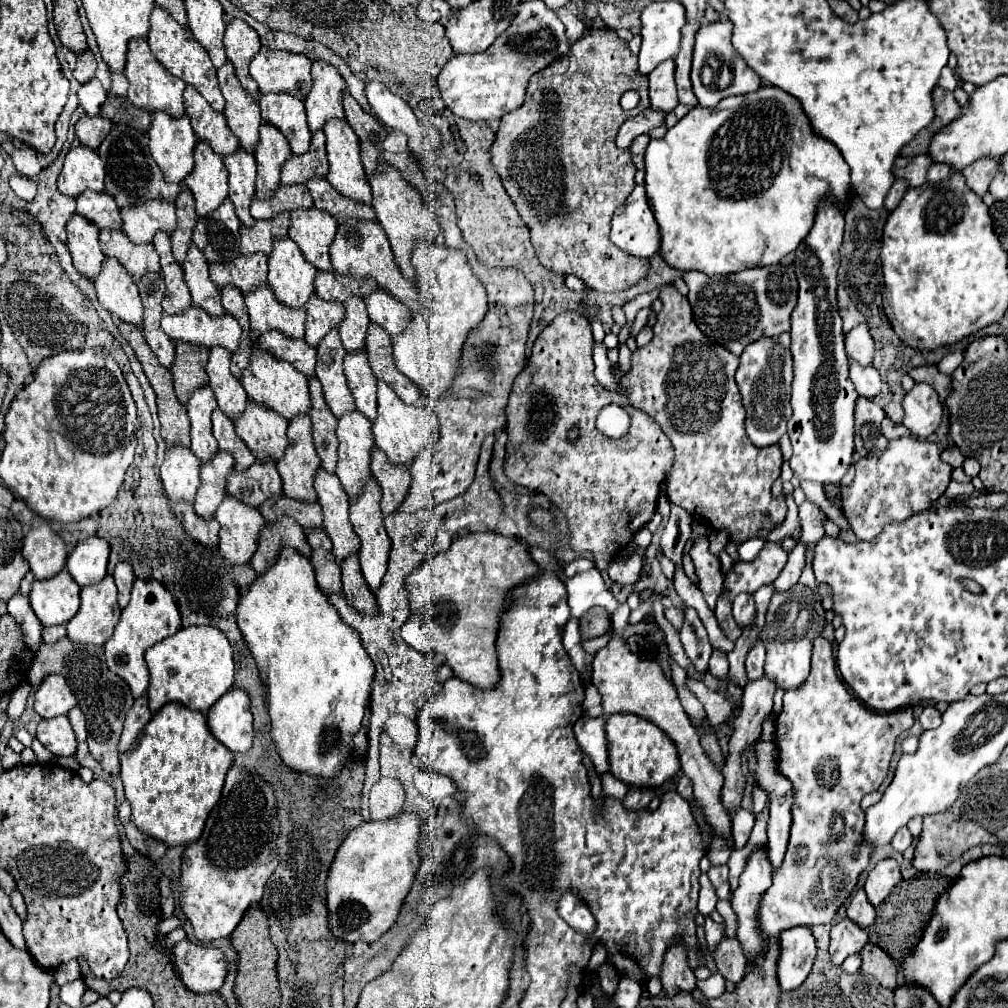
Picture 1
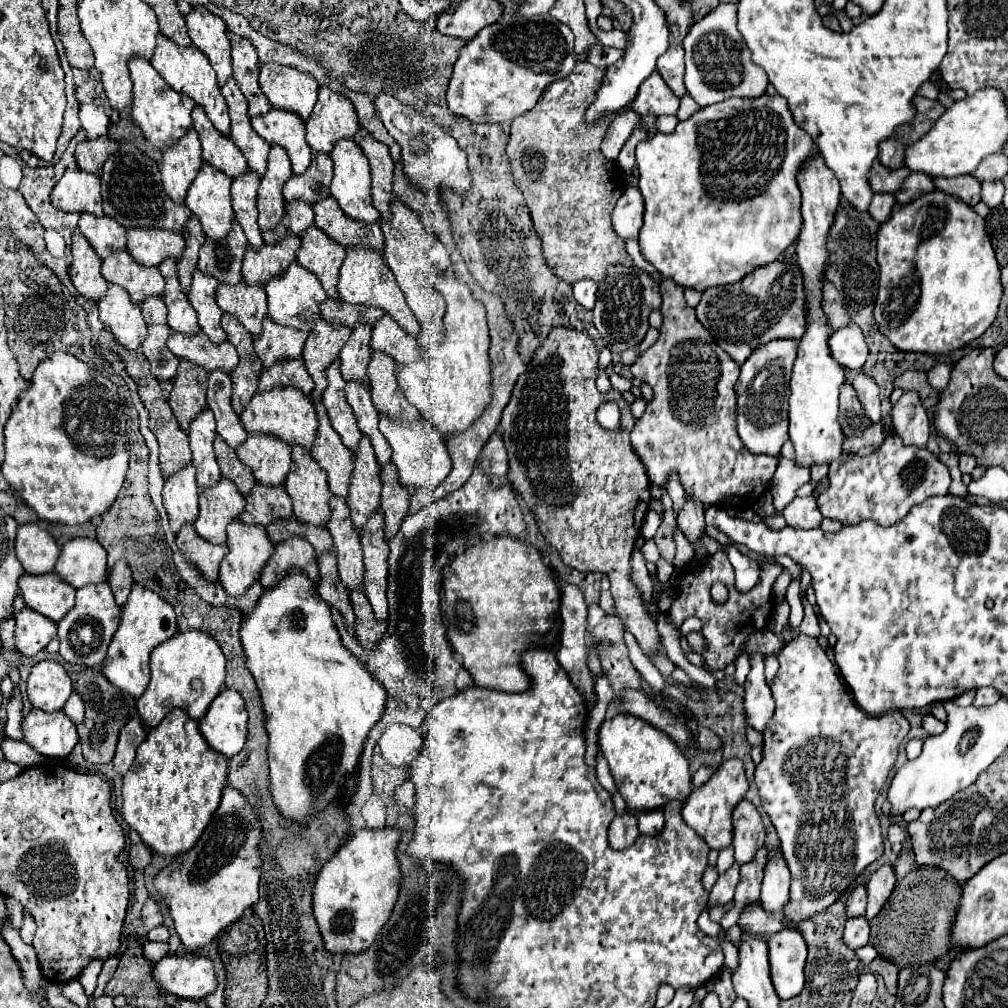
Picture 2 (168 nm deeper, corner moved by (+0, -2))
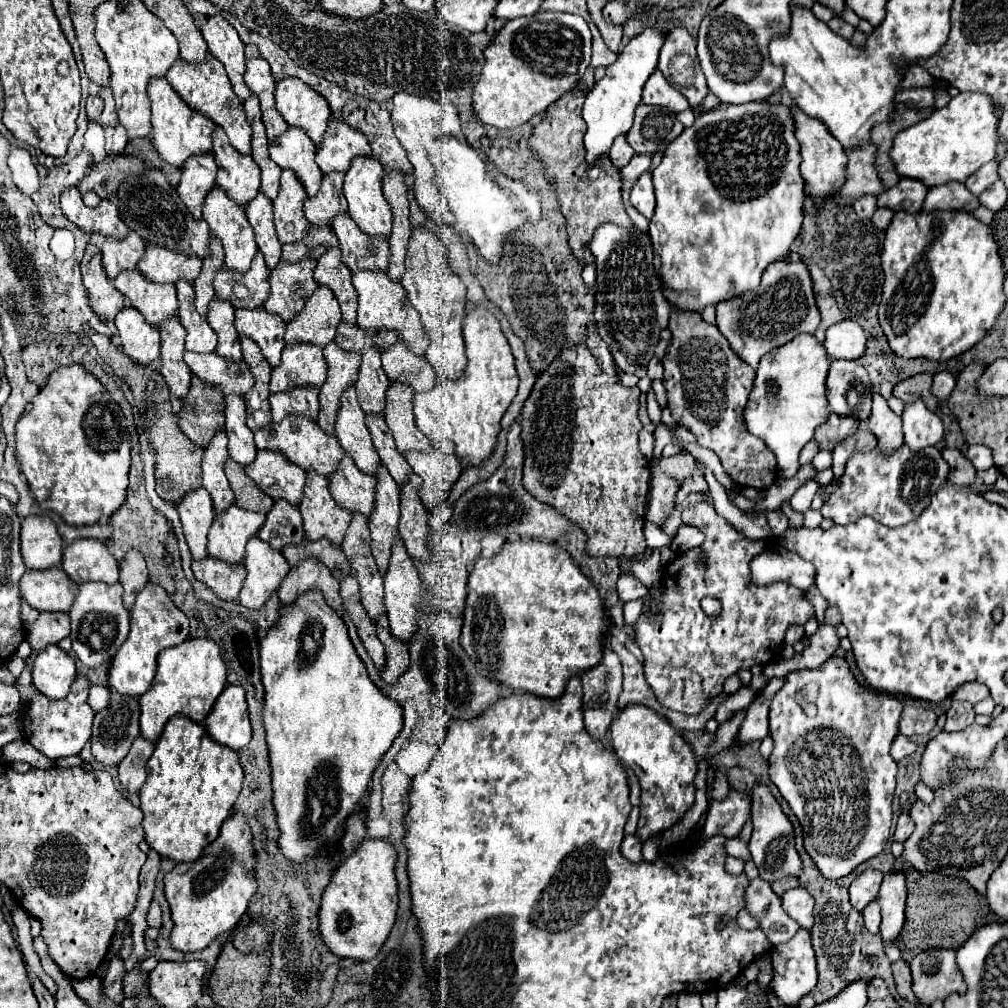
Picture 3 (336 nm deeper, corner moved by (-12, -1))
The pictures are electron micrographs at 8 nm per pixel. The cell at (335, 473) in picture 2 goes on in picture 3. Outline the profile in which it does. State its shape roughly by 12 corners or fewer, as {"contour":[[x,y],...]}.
{"contour":[[345,456],[329,492],[341,508],[371,516],[375,478]]}

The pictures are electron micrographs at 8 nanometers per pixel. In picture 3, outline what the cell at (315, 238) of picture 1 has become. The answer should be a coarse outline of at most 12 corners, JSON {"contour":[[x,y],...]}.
{"contour":[[339,248],[327,250],[315,280],[335,294],[343,322],[355,324],[357,294],[351,270],[339,262]]}

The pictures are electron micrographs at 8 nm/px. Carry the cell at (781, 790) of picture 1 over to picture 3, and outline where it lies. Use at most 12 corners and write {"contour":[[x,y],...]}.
{"contour":[[805,888],[783,896],[783,910],[805,930],[815,902]]}

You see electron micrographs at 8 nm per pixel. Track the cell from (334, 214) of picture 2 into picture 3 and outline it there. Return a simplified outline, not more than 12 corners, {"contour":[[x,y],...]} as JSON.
{"contour":[[349,214],[331,224],[341,262],[385,270],[387,238],[367,236]]}

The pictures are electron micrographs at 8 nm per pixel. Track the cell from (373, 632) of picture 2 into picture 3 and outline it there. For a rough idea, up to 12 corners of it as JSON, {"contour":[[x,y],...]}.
{"contour":[[385,614],[375,620],[385,644],[387,666],[381,676],[395,684],[409,668],[409,646],[391,634]]}

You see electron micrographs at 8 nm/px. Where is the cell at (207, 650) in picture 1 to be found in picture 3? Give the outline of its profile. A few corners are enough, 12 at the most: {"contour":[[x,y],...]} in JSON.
{"contour":[[189,638],[161,650],[139,698],[141,736],[169,718],[203,724],[227,684],[221,650]]}

